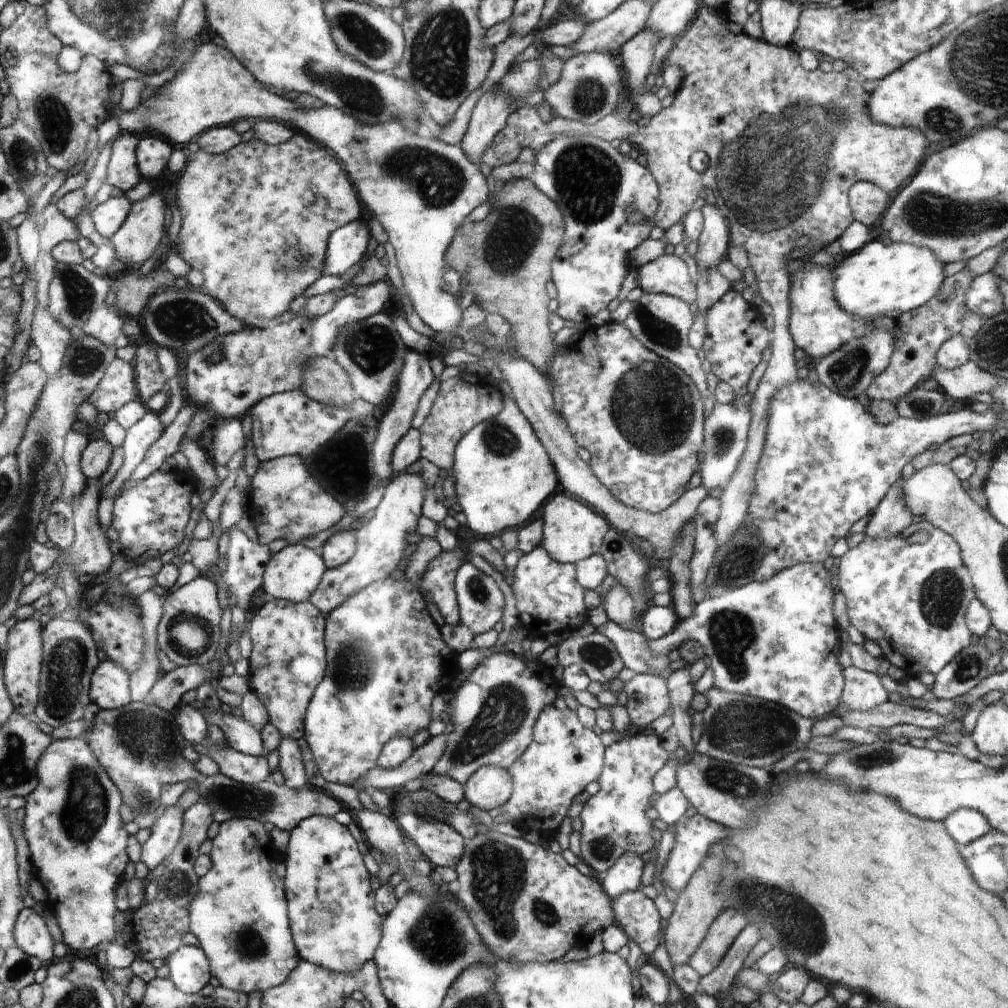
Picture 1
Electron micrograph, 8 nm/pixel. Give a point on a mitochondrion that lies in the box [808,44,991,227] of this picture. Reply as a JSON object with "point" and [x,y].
{"point":[942,120]}

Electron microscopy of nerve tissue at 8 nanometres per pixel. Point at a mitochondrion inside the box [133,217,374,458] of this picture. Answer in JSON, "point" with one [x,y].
{"point":[183,321]}

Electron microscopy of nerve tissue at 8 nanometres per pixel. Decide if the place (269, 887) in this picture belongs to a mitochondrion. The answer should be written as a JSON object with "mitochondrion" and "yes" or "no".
{"mitochondrion":"no"}

